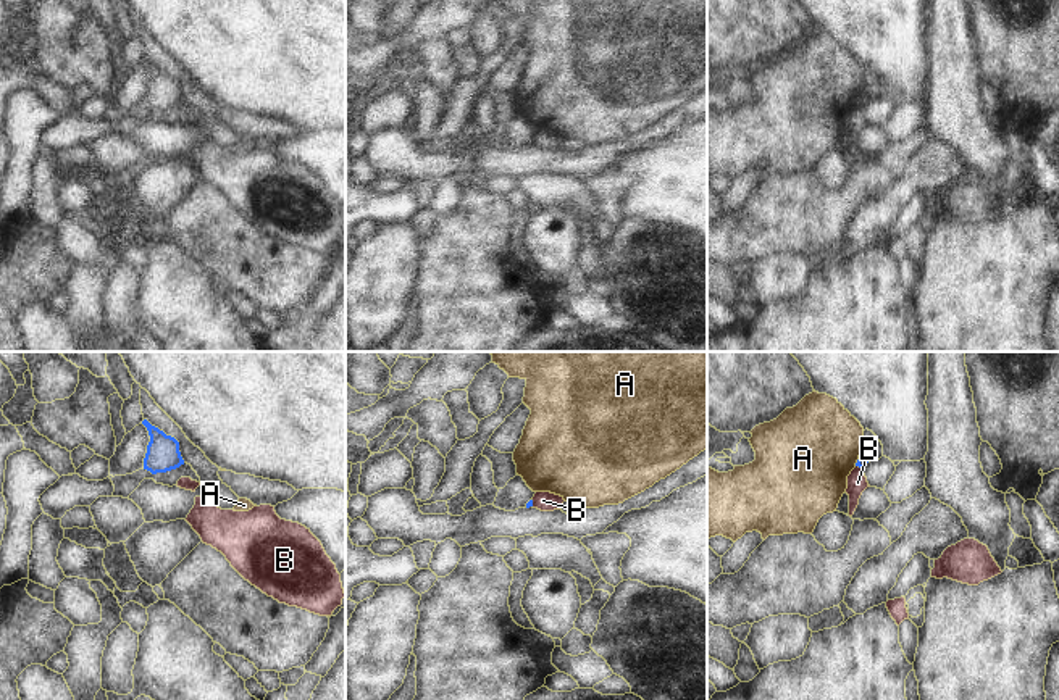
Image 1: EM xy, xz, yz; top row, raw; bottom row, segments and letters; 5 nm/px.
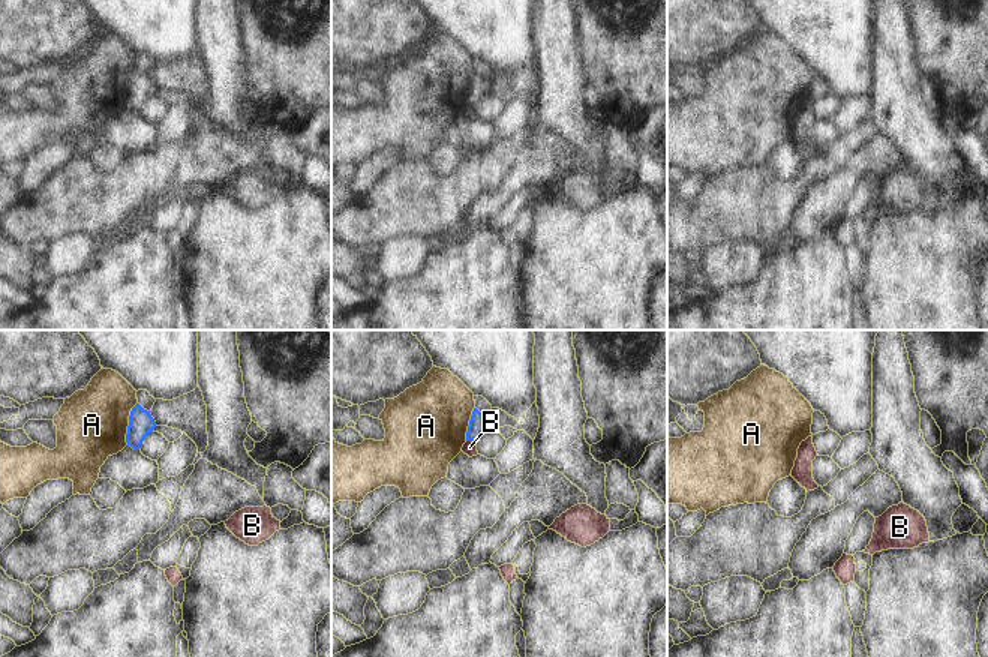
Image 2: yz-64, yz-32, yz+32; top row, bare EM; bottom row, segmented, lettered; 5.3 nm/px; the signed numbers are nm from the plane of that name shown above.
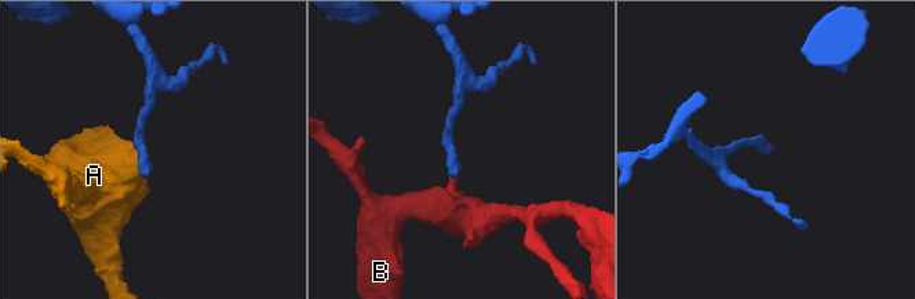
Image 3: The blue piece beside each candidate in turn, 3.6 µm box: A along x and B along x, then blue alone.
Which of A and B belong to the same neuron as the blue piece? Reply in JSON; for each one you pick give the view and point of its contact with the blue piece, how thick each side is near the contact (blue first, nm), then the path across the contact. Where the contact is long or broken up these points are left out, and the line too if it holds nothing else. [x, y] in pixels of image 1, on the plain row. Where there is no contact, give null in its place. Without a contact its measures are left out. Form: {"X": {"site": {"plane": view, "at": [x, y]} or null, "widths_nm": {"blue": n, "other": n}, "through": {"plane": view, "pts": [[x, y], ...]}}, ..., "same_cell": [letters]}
{"same_cell": []}

